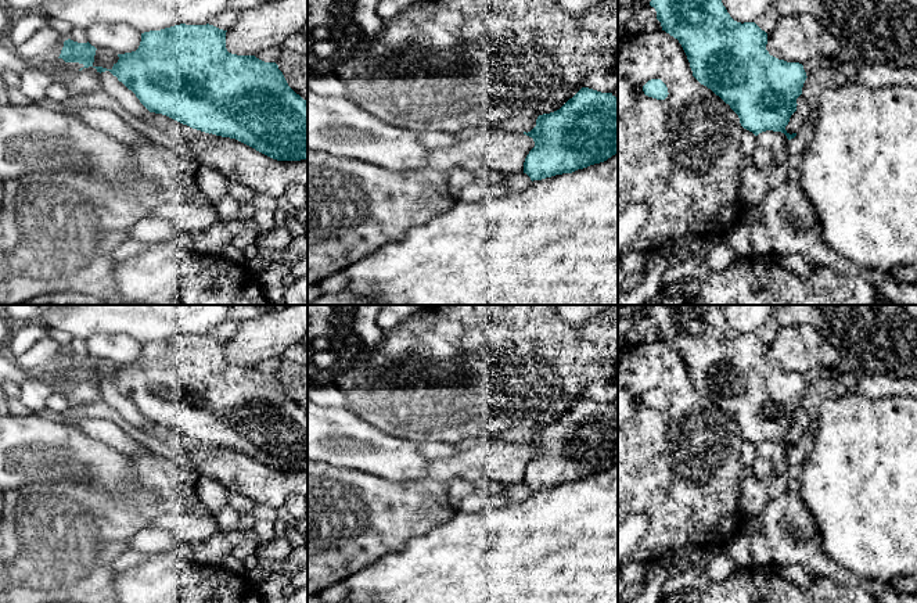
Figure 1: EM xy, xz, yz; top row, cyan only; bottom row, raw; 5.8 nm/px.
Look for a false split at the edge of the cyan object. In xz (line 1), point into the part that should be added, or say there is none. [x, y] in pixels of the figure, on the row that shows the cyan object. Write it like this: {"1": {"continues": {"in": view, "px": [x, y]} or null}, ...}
{"1": {"continues": null}}

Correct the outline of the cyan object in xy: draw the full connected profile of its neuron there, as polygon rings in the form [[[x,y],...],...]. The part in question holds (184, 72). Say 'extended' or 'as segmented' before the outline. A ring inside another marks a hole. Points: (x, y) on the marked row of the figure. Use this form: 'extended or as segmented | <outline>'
as segmented | [[[175,25],[170,28],[165,28],[161,30],[150,30],[141,33],[141,42],[136,51],[118,54],[119,60],[111,69],[103,67],[93,67],[97,72],[109,71],[114,76],[118,78],[129,90],[132,90],[140,103],[150,111],[155,114],[166,115],[183,125],[187,125],[193,129],[212,133],[222,137],[235,139],[256,151],[277,159],[277,161],[301,161],[308,159],[308,101],[303,100],[299,94],[296,94],[287,83],[283,72],[278,69],[276,62],[265,62],[255,55],[237,55],[231,54],[226,49],[226,32],[213,25]]]

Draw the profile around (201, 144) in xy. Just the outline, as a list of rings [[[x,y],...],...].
[[[151,112],[154,119],[148,123],[145,118],[129,118],[137,128],[157,136],[162,141],[175,147],[187,147],[197,157],[198,164],[209,165],[220,171],[231,183],[251,187],[258,194],[266,194],[283,202],[284,193],[291,184],[308,187],[308,159],[277,161],[255,148],[230,137],[209,134],[187,125],[183,125],[166,115]]]

